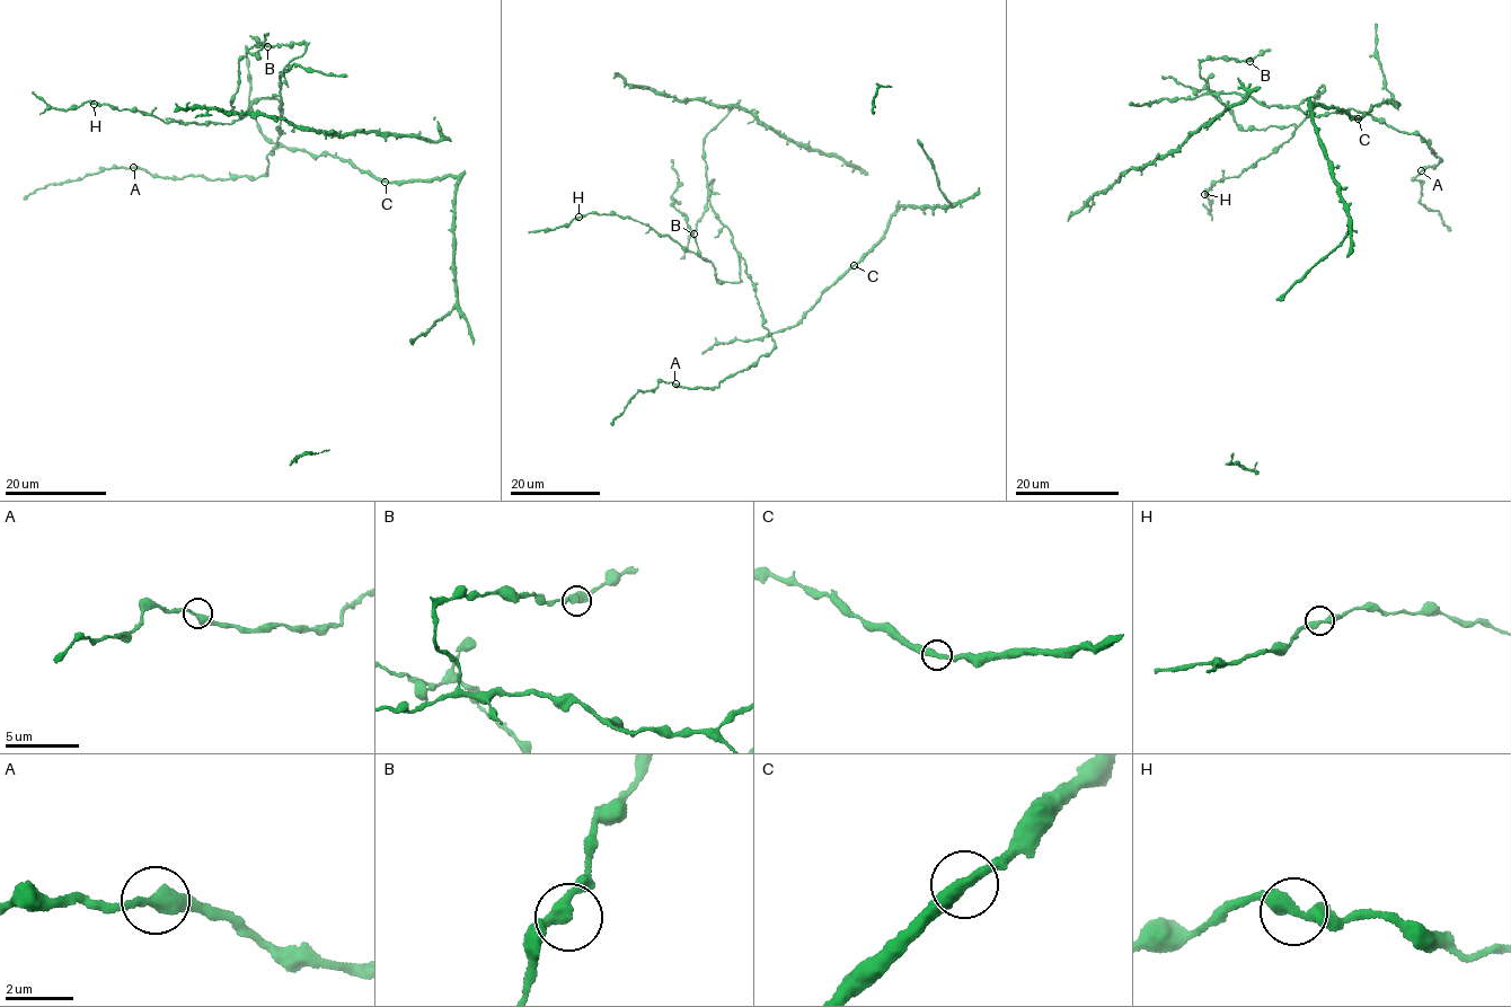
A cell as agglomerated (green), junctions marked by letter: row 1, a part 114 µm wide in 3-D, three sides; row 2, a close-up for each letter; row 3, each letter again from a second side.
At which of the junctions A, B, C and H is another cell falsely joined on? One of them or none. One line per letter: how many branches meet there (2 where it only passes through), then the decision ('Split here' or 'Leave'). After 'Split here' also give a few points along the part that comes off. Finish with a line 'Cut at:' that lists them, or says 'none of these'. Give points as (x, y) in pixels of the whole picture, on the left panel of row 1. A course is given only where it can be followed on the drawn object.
A: Branches: 2. Leave
B: Branches: 2. Leave
C: Branches: 2. Leave
H: Branches: 2. Leave
Cut at: none of these

